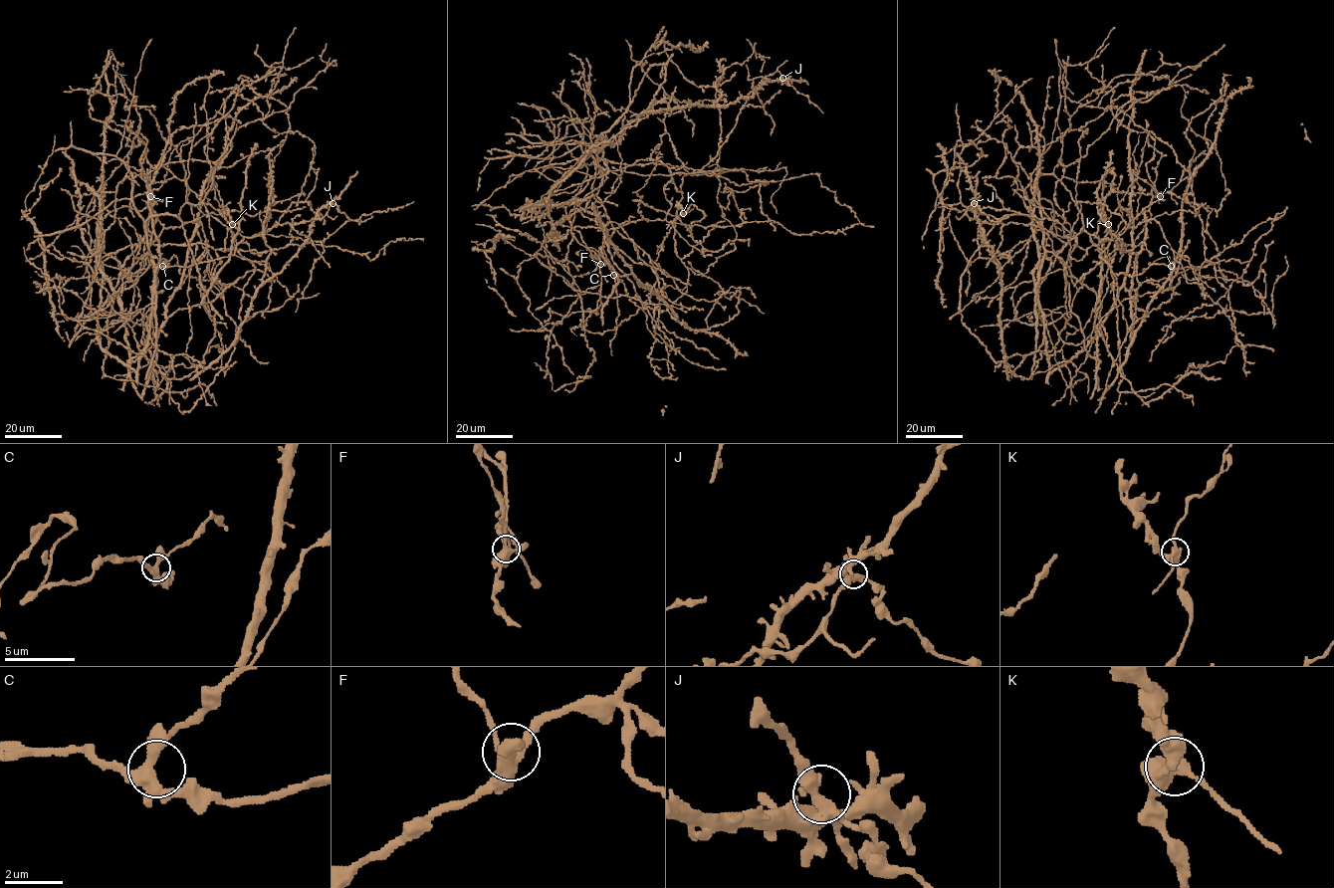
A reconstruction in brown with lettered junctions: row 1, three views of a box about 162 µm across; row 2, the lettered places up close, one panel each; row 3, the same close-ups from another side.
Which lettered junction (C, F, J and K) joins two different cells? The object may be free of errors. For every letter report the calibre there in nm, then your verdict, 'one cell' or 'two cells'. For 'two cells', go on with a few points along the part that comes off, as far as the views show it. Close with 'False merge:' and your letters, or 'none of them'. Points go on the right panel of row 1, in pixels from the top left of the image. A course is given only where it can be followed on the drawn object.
C: 360 nm | one cell
F: 400 nm | one cell
J: 320 nm | one cell
K: 440 nm | two cells | (1108, 224), (1111, 214), (1137, 178), (1149, 130)
False merge: K

